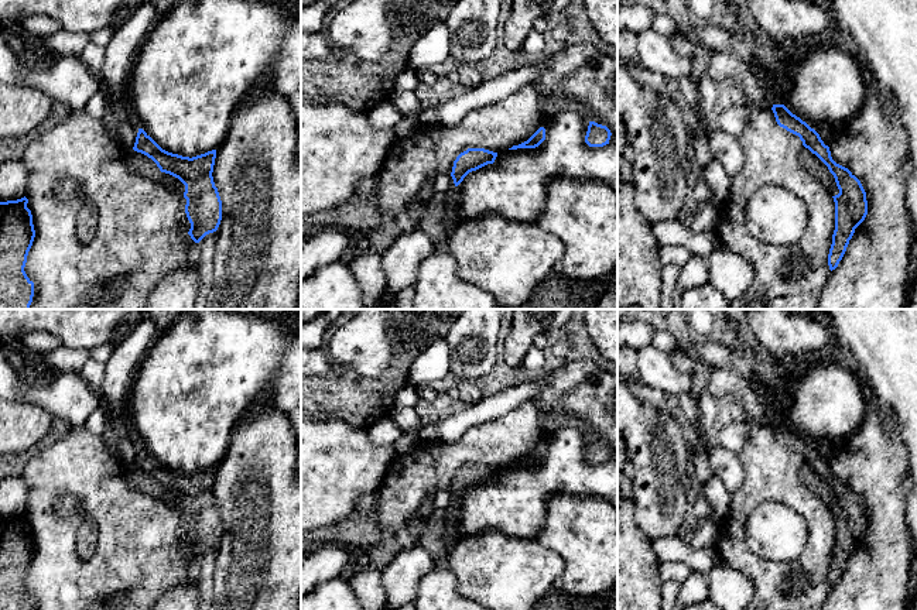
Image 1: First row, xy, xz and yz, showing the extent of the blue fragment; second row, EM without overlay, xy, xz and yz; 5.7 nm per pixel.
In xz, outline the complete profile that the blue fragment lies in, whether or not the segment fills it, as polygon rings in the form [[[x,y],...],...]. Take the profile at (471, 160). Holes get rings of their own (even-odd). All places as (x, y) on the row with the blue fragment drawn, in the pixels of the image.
[[[468,148],[461,152],[454,161],[451,177],[455,186],[458,186],[463,178],[487,164],[493,164],[497,157],[497,152],[485,150],[485,148]]]

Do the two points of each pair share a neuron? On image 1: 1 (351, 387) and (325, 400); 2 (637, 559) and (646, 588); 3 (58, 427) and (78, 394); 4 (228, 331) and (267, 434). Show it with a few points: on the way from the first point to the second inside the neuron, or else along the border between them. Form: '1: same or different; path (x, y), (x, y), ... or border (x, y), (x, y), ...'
1: same; path (345, 393), (341, 397), (331, 398)
2: same; path (637, 566), (639, 581)
3: different; border (54, 417), (64, 418), (72, 427)
4: different; border (286, 414), (273, 408), (253, 408), (233, 431)

